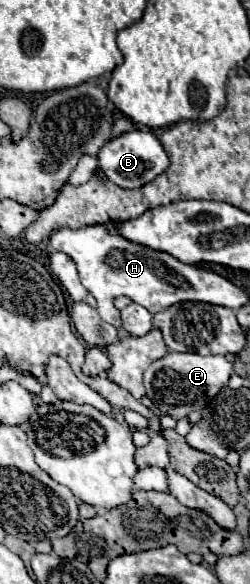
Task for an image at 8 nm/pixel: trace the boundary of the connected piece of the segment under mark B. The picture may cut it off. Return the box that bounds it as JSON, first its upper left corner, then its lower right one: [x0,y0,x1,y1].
[97,128,169,190]

